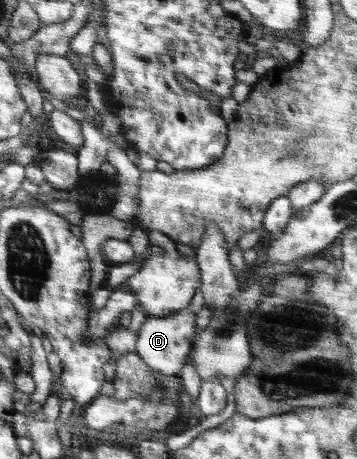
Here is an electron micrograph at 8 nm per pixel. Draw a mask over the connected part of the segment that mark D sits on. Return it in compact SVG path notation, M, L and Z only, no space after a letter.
M197 288L190 305L180 312L167 316L149 317L137 332L135 353L144 360L146 366L164 375L174 376L185 366L188 361L189 351L197 335L197 314L203 309L205 301L201 288Z

